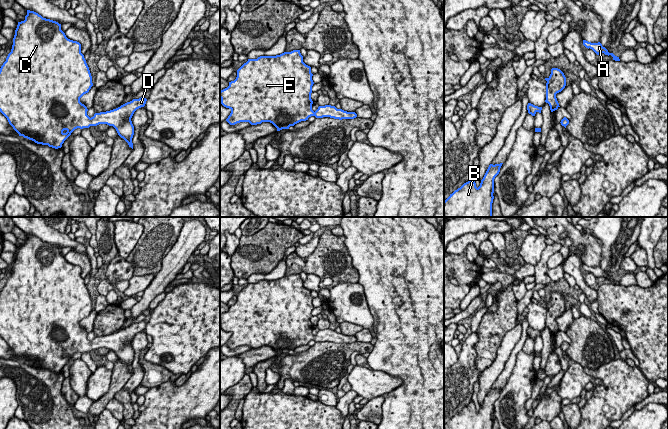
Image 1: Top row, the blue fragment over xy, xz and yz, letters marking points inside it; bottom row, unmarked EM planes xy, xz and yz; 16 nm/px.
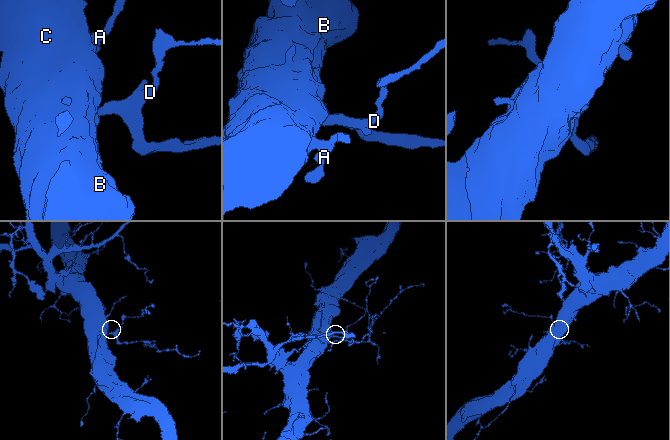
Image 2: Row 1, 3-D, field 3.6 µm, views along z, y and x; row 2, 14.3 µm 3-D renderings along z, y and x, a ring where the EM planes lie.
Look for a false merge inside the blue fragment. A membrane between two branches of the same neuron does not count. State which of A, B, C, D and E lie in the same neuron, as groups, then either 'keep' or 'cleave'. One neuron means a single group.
groups A B C D E; keep

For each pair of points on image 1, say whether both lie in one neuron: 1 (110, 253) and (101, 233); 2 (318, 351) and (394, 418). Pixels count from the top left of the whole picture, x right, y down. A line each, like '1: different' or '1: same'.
1: same
2: different

